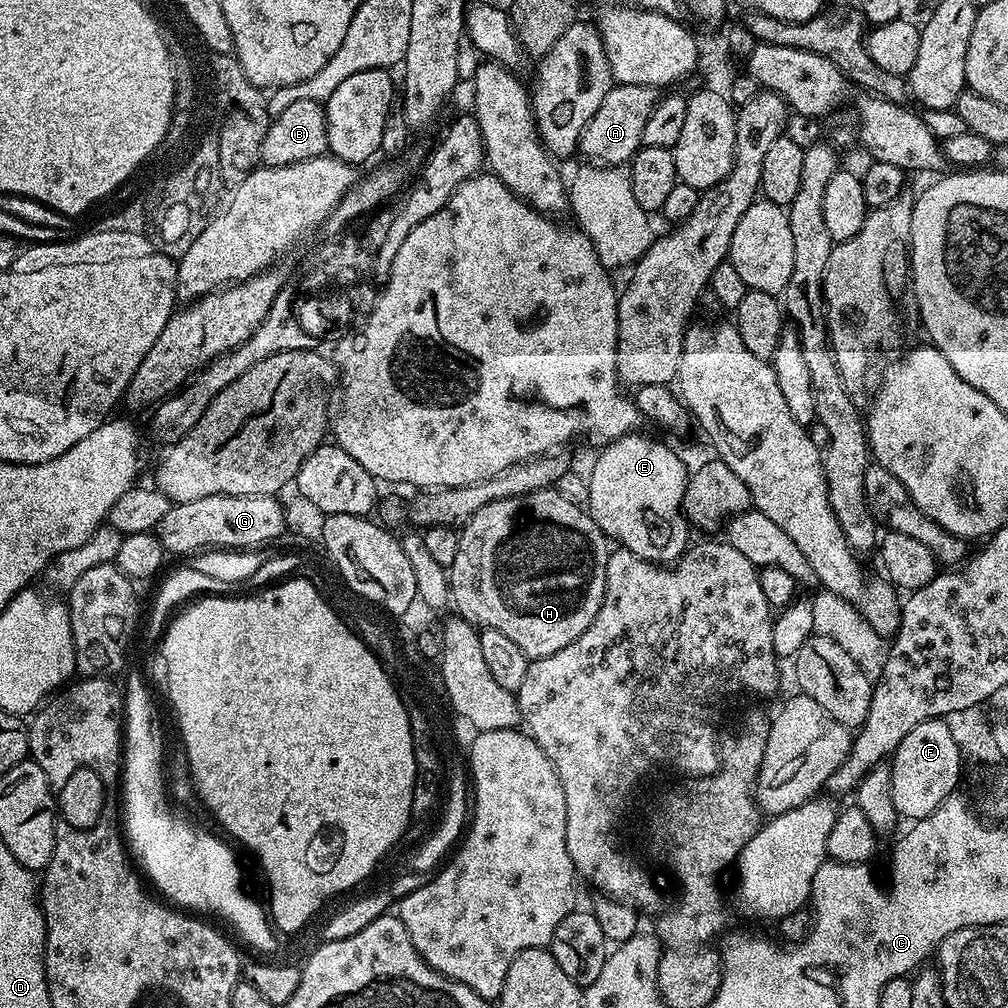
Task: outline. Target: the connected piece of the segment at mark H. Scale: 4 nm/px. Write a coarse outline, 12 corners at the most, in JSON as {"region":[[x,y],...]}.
{"region":[[555,487],[459,529],[455,615],[529,661],[594,622],[610,541]]}

